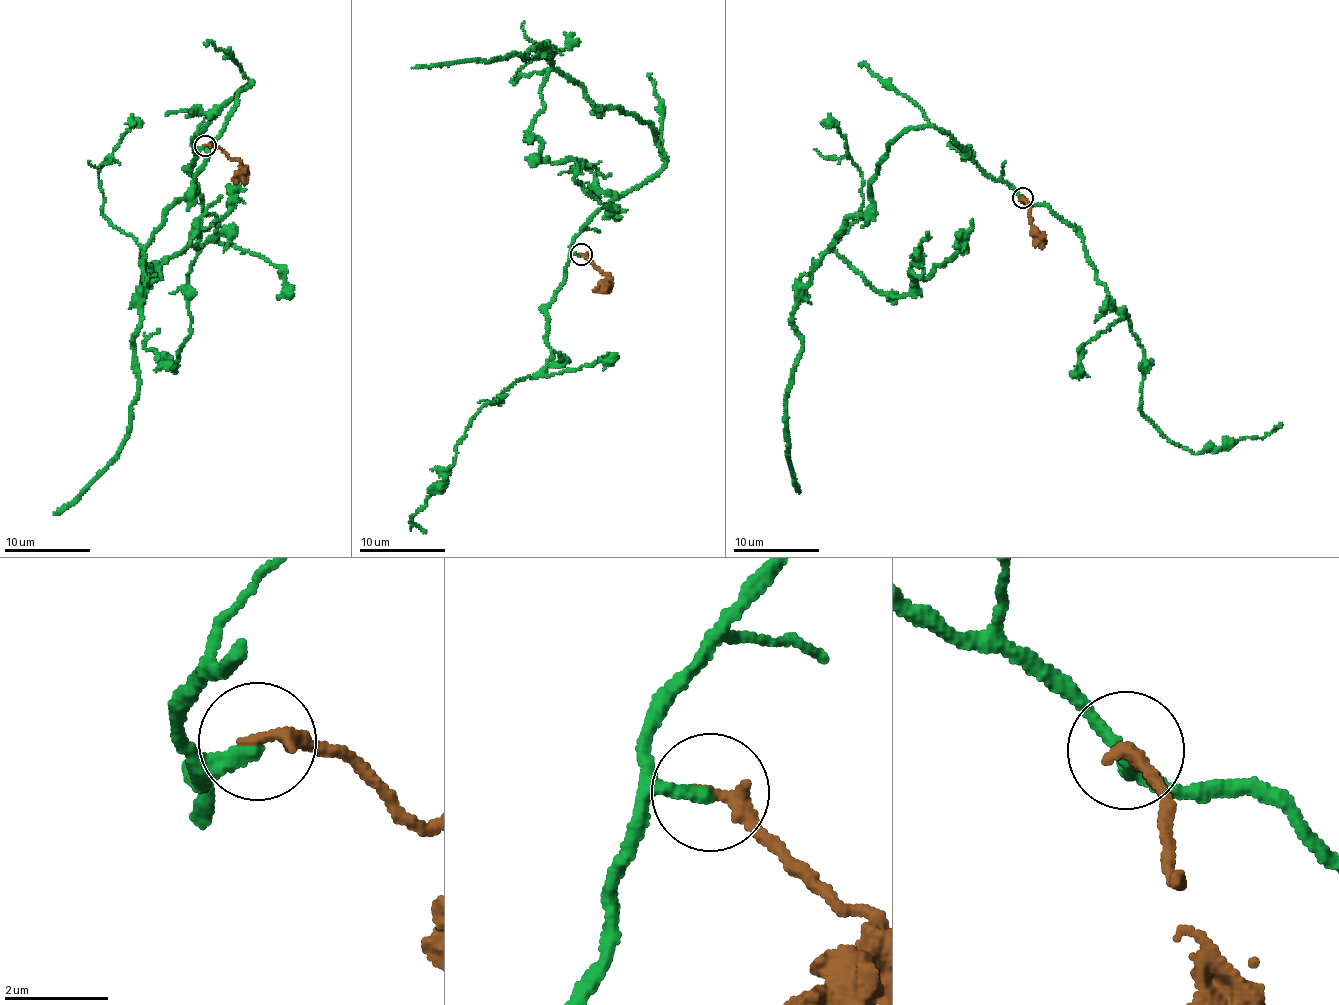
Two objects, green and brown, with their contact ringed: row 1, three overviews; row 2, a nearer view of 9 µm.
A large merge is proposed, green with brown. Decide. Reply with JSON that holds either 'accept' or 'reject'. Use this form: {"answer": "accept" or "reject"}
{"answer": "accept"}

